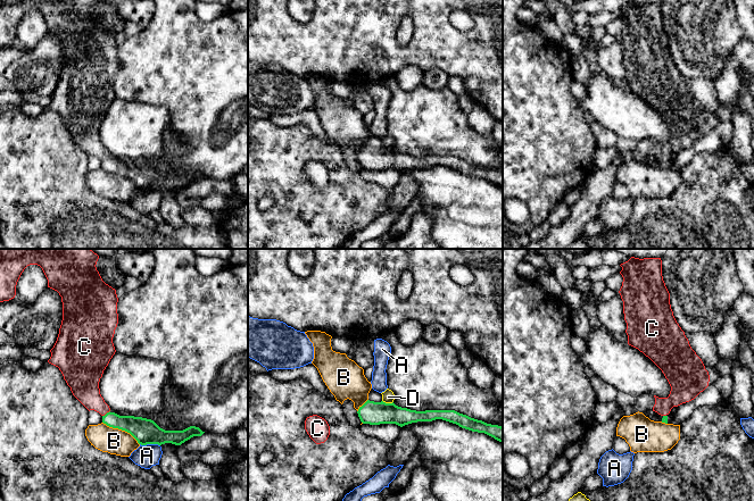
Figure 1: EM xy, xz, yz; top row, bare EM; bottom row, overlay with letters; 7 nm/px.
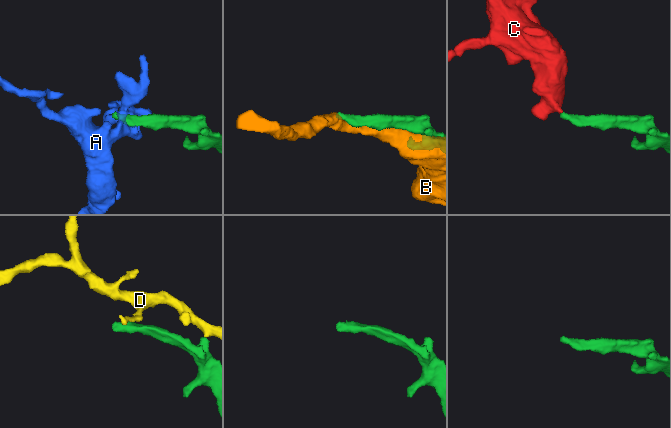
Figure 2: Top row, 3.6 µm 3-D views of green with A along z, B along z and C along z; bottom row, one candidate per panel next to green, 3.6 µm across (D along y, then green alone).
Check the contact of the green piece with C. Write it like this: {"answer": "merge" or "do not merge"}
{"answer": "merge"}

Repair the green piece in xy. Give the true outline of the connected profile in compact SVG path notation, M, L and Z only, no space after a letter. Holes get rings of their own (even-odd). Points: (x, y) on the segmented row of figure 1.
M0 249L0 302L15 298L17 282L27 266L40 266L48 279L48 287L57 291L63 302L63 320L48 362L59 368L73 395L89 411L99 412L103 424L130 433L141 445L181 445L193 436L201 436L205 432L196 426L165 431L151 419L119 416L110 411L101 396L99 382L116 352L113 337L118 324L118 298L116 290L106 284L97 270L98 259L99 256L91 249Z

